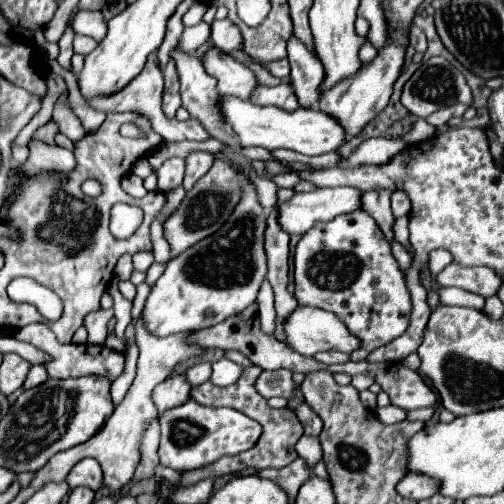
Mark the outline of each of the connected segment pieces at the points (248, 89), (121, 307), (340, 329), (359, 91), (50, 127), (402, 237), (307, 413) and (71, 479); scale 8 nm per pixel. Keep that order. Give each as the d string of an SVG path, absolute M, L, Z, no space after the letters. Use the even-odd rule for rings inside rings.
M205 44L195 54L199 58L203 56L203 66L205 66L207 74L211 74L217 80L219 96L237 96L241 100L247 100L251 96L251 92L255 90L257 84L276 86L281 82L291 83L290 76L279 80L271 76L261 65L247 62L245 54L241 50L235 50L233 54L225 54L219 48L211 48L211 44ZM203 52L205 52L205 56L203 56Z
M113 280L111 284L109 284L109 290L107 290L111 296L113 296L113 300L115 300L115 306L113 306L113 310L115 310L115 320L117 320L117 324L115 324L115 334L117 334L117 338L119 340L123 340L123 334L125 334L125 328L127 328L127 324L131 322L131 306L133 306L133 302L129 302L129 300L125 300L123 296L121 296L121 292L117 290L117 280Z
M299 306L285 322L287 344L303 354L315 356L323 350L339 350L345 354L355 352L359 348L359 338L347 332L345 324L331 312L323 312L321 308L305 308Z
M389 38L387 46L377 54L377 58L371 64L361 66L361 70L351 80L343 80L341 84L337 84L335 88L327 90L321 96L319 110L327 112L329 116L335 116L339 124L343 124L343 130L349 136L347 142L355 138L367 126L367 122L371 122L387 106L393 84L399 78L399 70L403 66L403 56L405 56L405 50L395 46L395 42Z
M49 120L45 126L41 126L41 128L33 134L33 140L41 140L41 142L53 146L57 134L59 134L59 126L57 126L57 122L55 122L55 120Z
M403 216L403 218L397 218L395 220L395 224L393 224L393 234L395 234L395 238L405 246L405 248L409 248L409 232L407 232L407 216Z
M305 401L298 406L295 413L303 425L304 434L307 434L307 436L319 436L319 432L321 432L321 418Z
M83 458L79 464L75 464L75 468L69 472L67 476L67 484L71 488L77 486L87 486L93 490L99 490L103 486L103 472L97 460L91 458Z

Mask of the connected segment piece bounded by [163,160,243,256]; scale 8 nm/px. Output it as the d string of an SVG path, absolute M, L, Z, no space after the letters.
M221 160L213 162L211 170L193 186L191 192L187 192L187 196L177 206L171 220L167 220L163 224L165 238L171 246L171 256L177 256L183 250L187 250L189 246L197 244L199 240L211 236L227 222L233 208L241 200L241 184L243 184L243 178L237 176L237 172L227 162L221 162Z

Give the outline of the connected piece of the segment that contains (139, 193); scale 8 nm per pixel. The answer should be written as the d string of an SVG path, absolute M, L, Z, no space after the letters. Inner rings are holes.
M127 174L123 180L121 180L121 186L123 186L123 190L129 194L129 196L133 196L133 198L143 198L145 194L147 194L147 190L145 190L145 186L143 186L143 180L137 176L137 174Z

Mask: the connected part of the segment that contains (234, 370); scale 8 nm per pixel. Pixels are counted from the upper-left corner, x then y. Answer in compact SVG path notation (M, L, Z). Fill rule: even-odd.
M221 358L213 364L213 376L211 376L211 382L215 386L231 386L235 384L235 380L239 380L239 374L243 374L243 366L241 364L235 364L227 358Z

